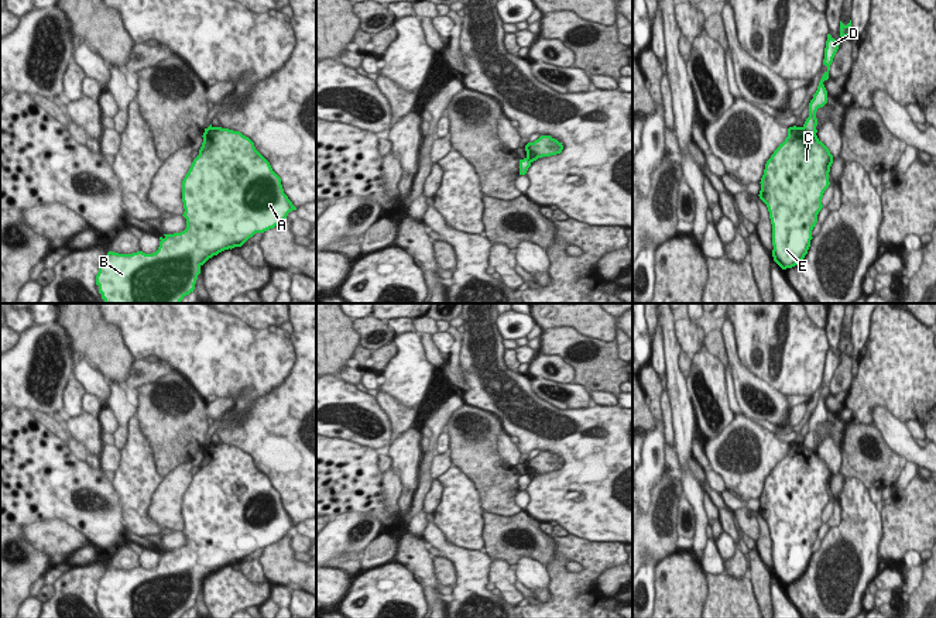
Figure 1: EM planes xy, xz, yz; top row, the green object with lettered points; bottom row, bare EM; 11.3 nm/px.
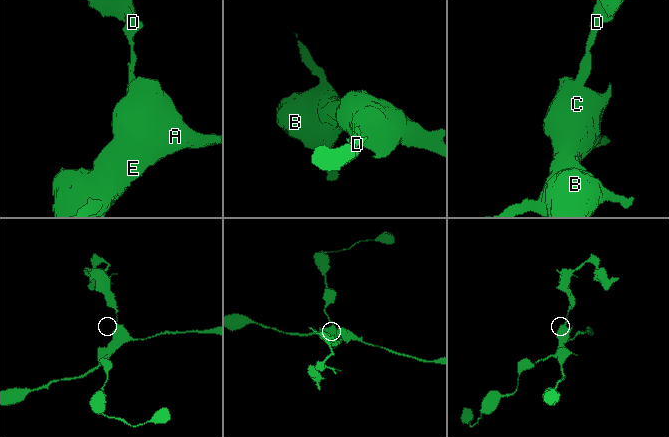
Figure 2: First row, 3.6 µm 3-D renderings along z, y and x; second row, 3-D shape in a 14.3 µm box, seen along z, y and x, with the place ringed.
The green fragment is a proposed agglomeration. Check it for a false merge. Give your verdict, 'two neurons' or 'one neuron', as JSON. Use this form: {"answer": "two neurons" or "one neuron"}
{"answer": "two neurons"}

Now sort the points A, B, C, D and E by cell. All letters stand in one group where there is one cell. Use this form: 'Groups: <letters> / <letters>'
Groups: A B C E / D

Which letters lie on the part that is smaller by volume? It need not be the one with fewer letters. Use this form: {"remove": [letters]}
{"remove": ["D"]}

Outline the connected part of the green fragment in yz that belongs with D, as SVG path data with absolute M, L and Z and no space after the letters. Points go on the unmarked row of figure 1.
M827 350L827 357L826 357L826 364L824 364L824 375L823 381L827 382L827 387L823 389L817 406L813 411L813 415L809 419L809 433L806 435L803 444L808 449L816 450L816 442L817 442L817 435L816 435L816 428L819 423L823 423L827 419L827 406L823 401L824 396L829 395L829 387L830 381L833 378L833 374L839 365L840 357L836 357L830 350Z

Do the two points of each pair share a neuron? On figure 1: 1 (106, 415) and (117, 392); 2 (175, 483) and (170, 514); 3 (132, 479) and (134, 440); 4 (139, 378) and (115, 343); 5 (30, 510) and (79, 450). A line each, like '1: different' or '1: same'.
1: different
2: same
3: same
4: different
5: different

